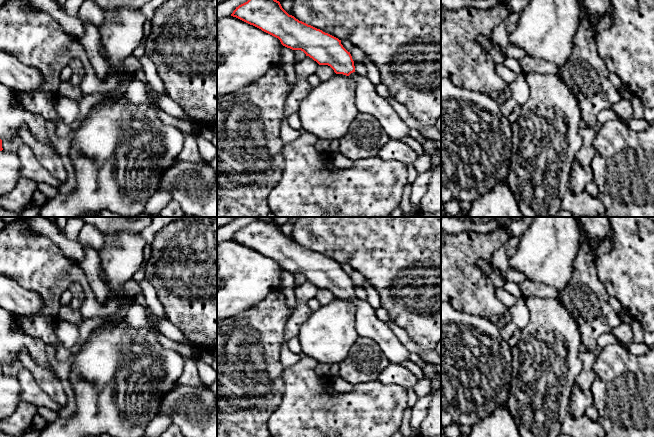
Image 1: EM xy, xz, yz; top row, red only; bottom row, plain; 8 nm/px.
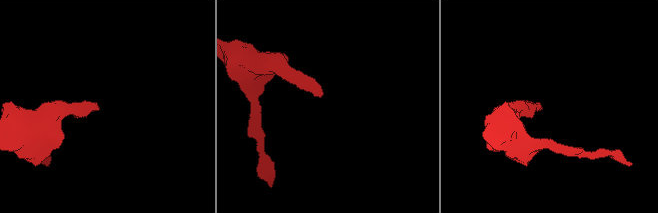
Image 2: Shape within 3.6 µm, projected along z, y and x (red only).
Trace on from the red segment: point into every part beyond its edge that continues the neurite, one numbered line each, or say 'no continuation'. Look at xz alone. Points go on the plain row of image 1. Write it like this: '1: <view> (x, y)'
1: xz (368, 324)

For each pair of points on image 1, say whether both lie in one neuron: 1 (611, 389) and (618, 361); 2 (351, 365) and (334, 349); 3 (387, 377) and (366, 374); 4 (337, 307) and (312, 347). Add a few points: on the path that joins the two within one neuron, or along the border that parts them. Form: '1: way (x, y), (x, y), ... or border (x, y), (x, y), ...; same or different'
1: way (617, 382), (617, 368); same
2: border (357, 338), (349, 353), (339, 363); different
3: border (390, 362), (376, 378); different
4: way (337, 317), (332, 327), (322, 337); same

